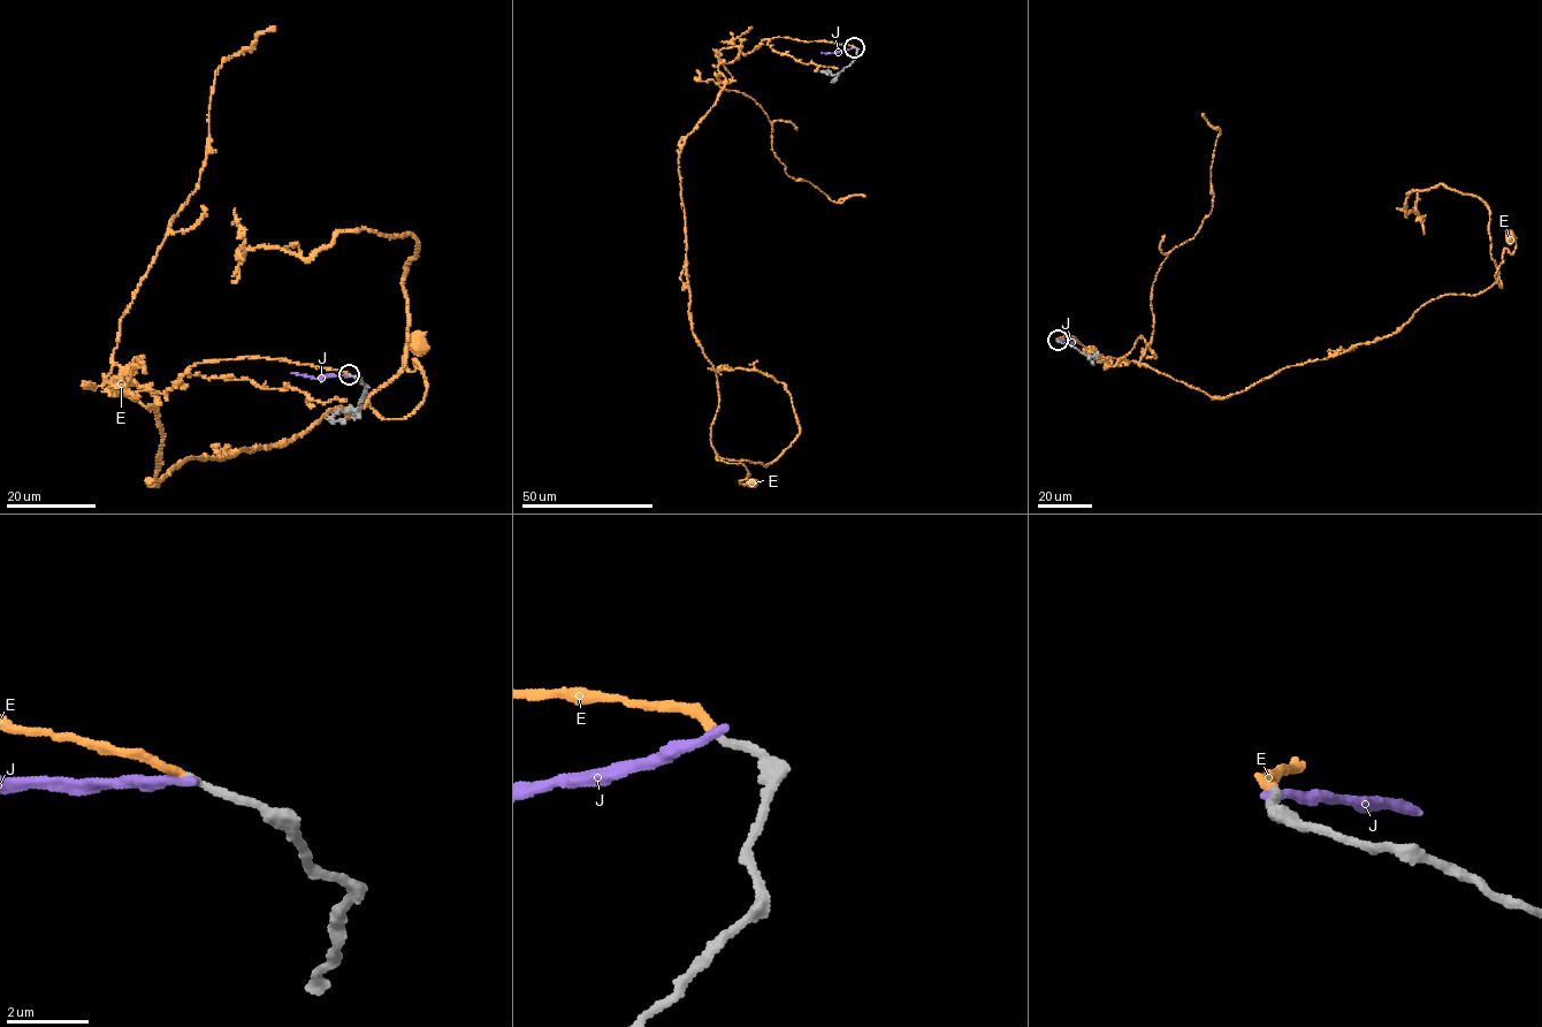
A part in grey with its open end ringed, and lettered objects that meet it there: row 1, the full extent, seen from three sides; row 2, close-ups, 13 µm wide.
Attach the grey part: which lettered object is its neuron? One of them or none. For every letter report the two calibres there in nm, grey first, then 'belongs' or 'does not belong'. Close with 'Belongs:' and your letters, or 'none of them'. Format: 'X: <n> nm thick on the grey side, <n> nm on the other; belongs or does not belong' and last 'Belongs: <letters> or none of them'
E: 160 nm thick on the grey side, 190 nm on the other; belongs
J: 180 nm thick on the grey side, 240 nm on the other; does not belong
Belongs: E

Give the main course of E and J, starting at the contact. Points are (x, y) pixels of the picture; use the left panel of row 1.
E: (350, 374), (111, 382), (139, 358), (158, 485), (337, 408), (409, 417), (417, 345)
J: (350, 374), (311, 378), (290, 373)

